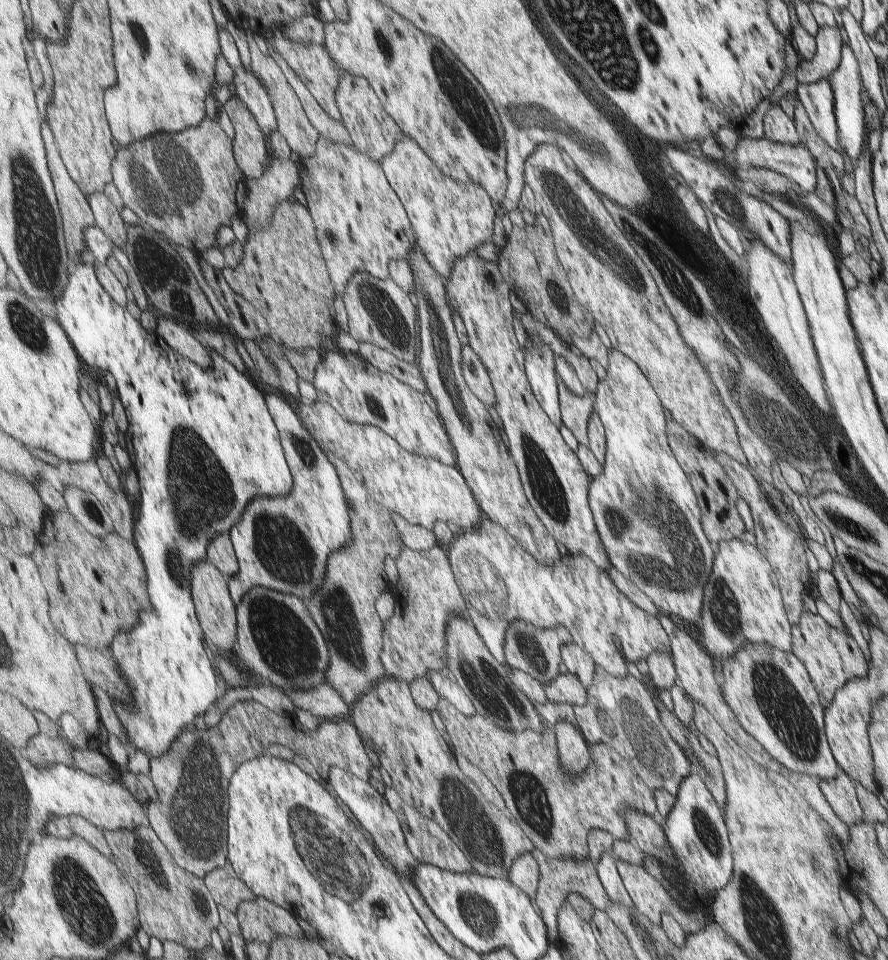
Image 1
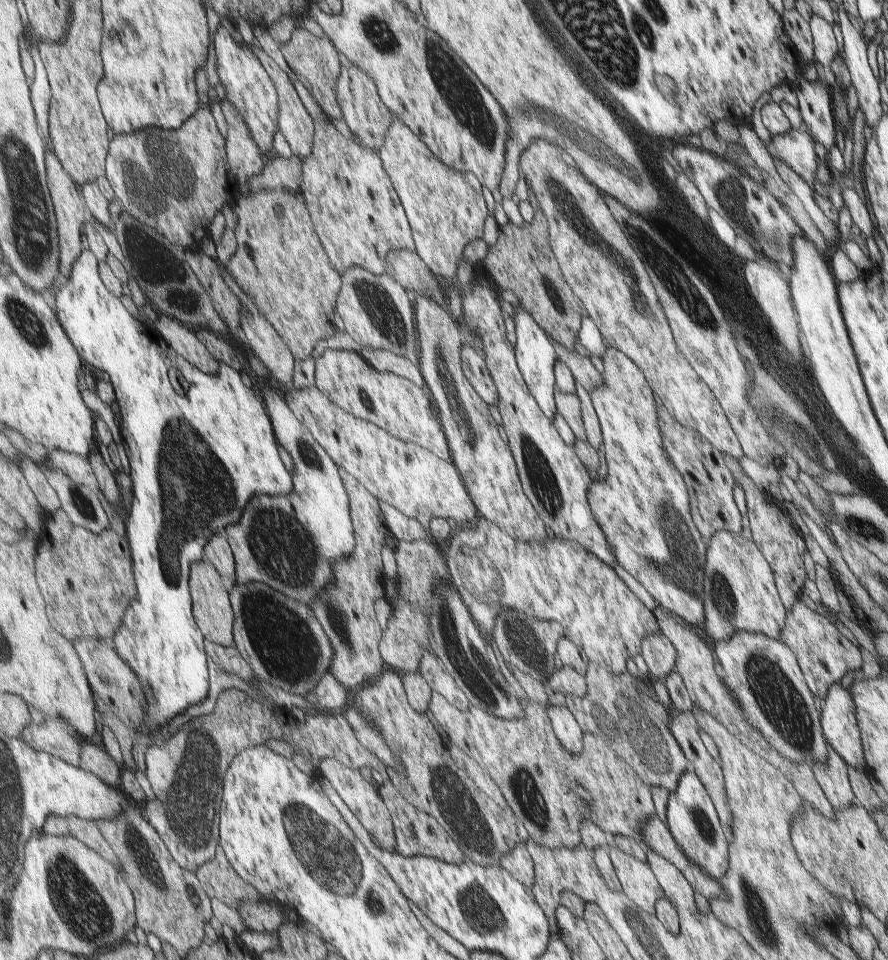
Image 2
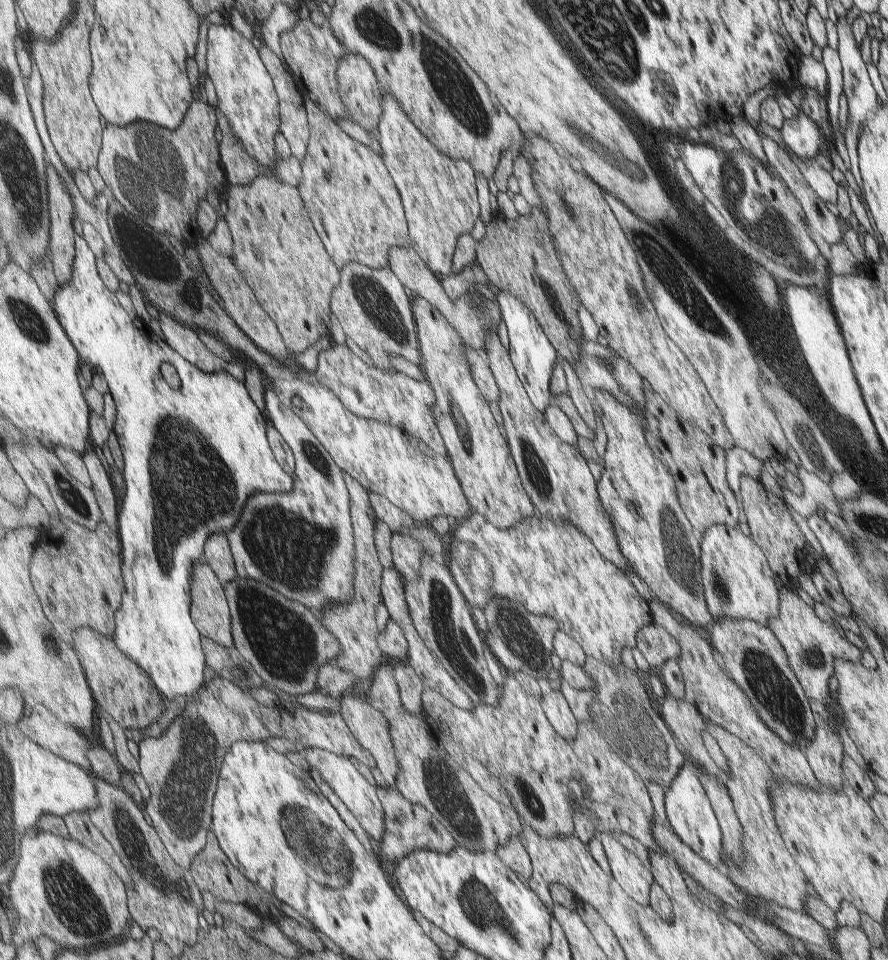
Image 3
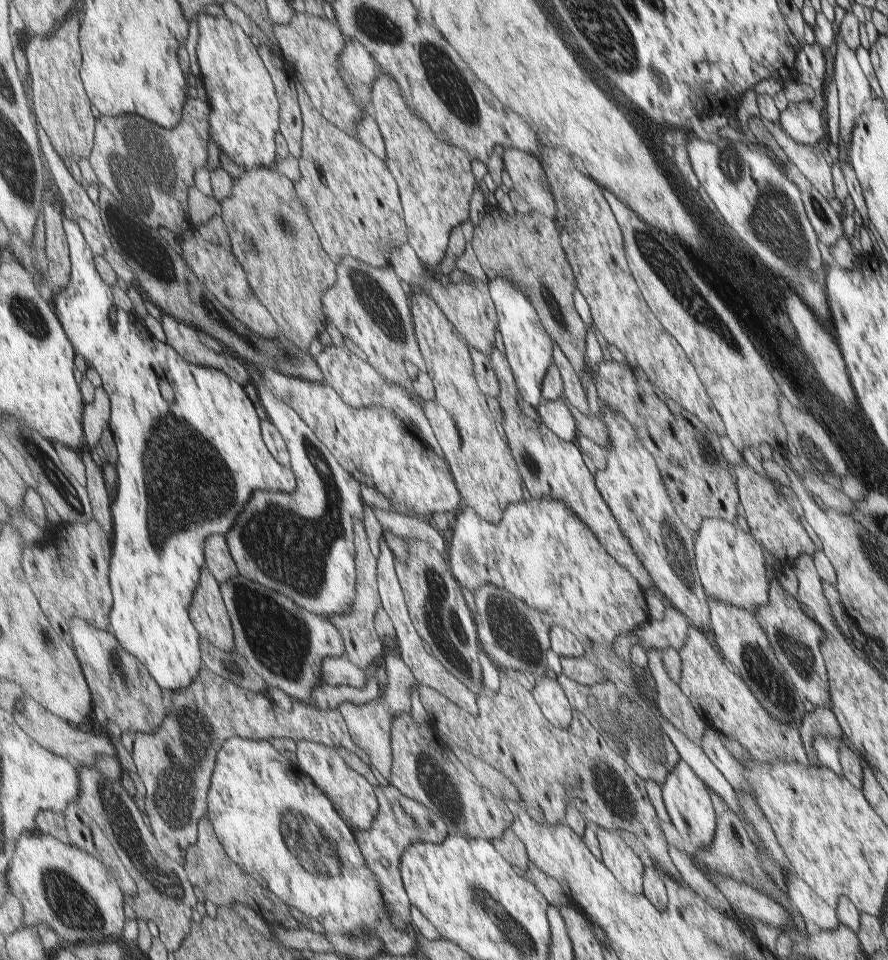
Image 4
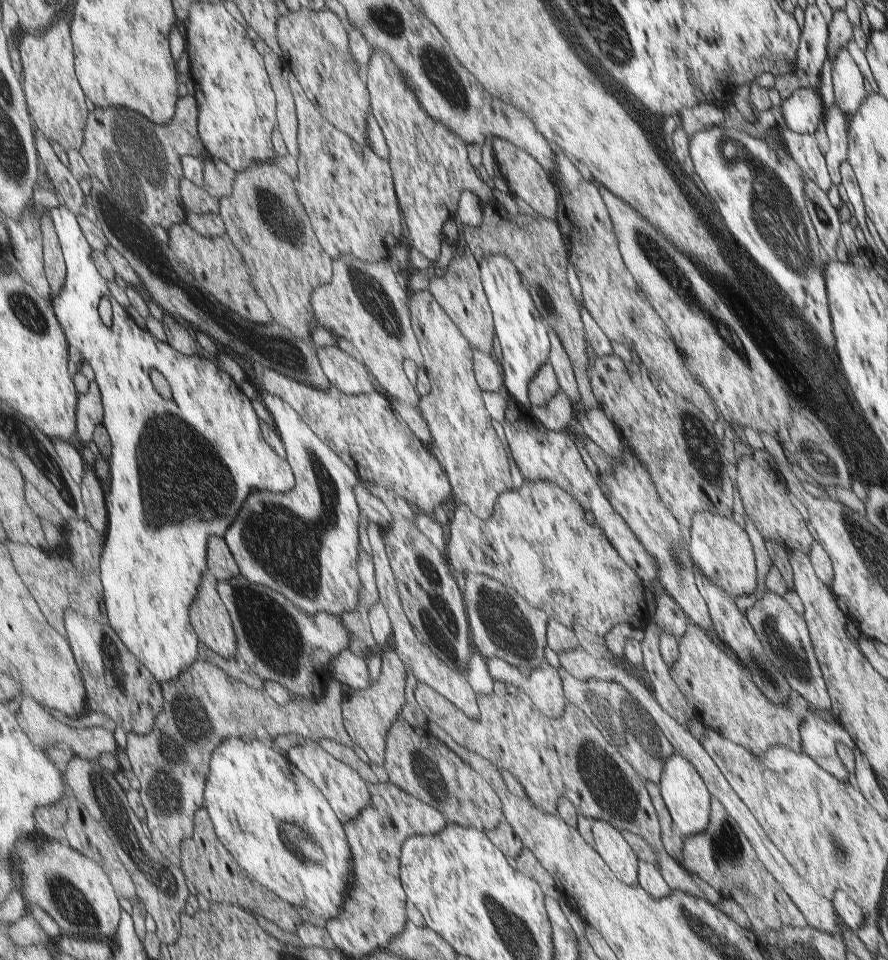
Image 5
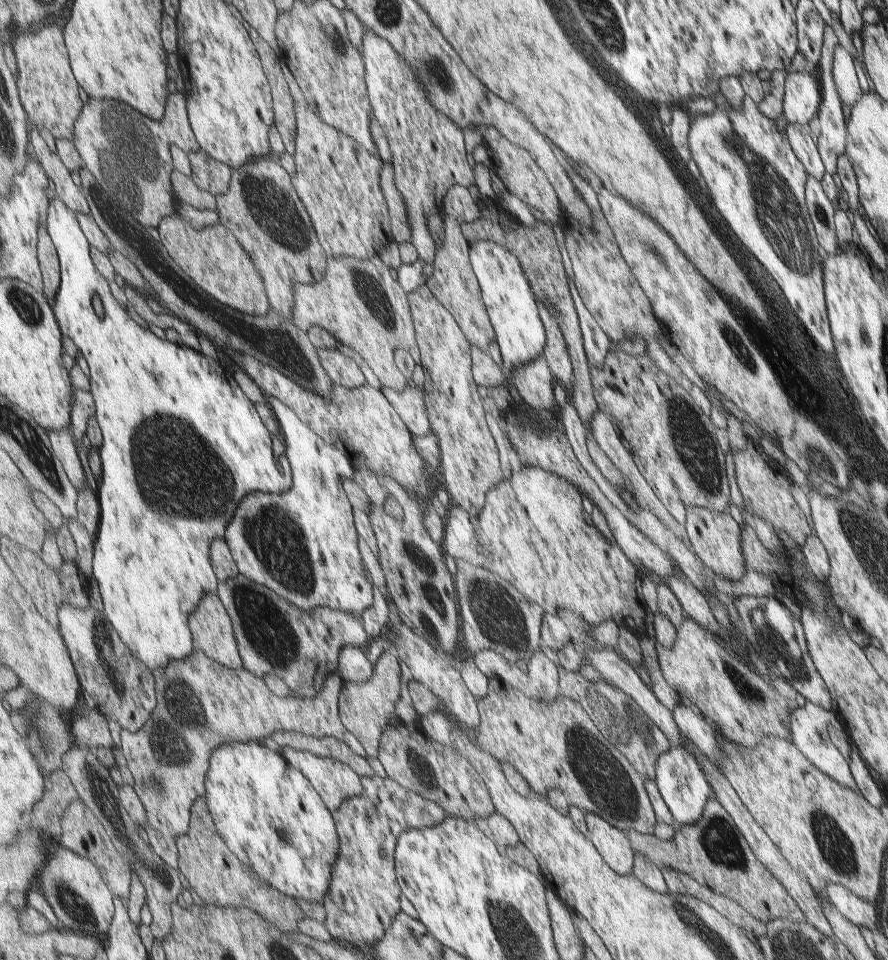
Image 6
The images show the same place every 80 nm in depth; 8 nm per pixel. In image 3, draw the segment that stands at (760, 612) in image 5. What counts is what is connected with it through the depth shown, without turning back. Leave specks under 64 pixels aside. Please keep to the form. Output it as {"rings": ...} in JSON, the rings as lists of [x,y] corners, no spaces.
{"rings":[[[778,589],[778,615],[768,620],[767,628],[775,635],[786,652],[805,696],[824,705],[833,696],[834,666],[837,659],[859,663],[861,650],[845,640],[840,629],[821,621],[814,613],[815,606],[803,602],[796,590]]]}

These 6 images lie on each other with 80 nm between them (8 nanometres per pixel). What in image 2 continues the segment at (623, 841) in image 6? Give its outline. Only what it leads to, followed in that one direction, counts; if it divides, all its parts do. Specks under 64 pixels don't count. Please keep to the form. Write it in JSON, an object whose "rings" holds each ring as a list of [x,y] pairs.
{"rings":[[[610,841],[607,850],[622,892],[637,908],[654,915],[656,899],[665,896],[649,865],[617,850]]]}

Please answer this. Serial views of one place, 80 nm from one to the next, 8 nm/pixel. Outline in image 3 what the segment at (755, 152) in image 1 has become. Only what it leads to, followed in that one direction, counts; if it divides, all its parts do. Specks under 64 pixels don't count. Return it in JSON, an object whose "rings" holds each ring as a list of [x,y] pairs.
{"rings":[[[800,110],[793,120],[784,120],[778,130],[782,146],[798,159],[813,159],[818,153],[817,146],[824,146],[825,134]]]}

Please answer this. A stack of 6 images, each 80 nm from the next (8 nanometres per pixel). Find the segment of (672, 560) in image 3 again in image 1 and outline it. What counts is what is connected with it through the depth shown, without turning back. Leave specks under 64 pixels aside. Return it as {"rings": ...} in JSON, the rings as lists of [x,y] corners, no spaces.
{"rings":[[[615,349],[607,351],[607,371],[603,380],[598,380],[596,391],[594,392],[594,412],[597,413],[599,420],[604,428],[604,437],[606,440],[606,451],[604,452],[604,463],[602,470],[594,476],[592,484],[589,485],[589,506],[592,507],[592,513],[596,521],[596,529],[599,531],[600,541],[605,550],[608,551],[611,558],[611,566],[615,567],[626,580],[631,581],[647,598],[653,602],[659,614],[663,616],[679,616],[689,623],[698,625],[701,622],[701,613],[704,608],[704,588],[708,584],[709,574],[713,570],[713,561],[716,560],[717,552],[711,550],[711,544],[702,531],[700,523],[700,508],[696,503],[695,492],[691,488],[685,473],[676,461],[668,445],[666,433],[665,412],[660,403],[659,396],[653,390],[653,387],[647,382],[645,375],[639,370],[639,367],[629,360],[622,352]]]}

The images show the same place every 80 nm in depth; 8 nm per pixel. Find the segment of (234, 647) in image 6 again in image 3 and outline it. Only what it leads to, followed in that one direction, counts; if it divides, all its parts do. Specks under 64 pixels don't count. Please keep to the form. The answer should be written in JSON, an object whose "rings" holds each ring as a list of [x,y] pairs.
{"rings":[[[203,560],[192,574],[192,617],[201,634],[226,647],[235,646],[232,610],[224,583],[213,567]]]}

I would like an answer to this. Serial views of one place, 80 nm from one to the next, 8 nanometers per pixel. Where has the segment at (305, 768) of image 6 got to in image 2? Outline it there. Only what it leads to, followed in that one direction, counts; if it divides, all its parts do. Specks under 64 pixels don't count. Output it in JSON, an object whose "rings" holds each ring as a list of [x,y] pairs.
{"rings":[[[323,759],[319,766],[319,774],[322,775],[324,780],[329,780],[333,789],[341,794],[341,798],[346,802],[354,812],[354,816],[361,822],[362,826],[373,836],[379,846],[384,851],[398,852],[398,838],[396,837],[396,828],[394,823],[394,816],[380,795],[379,790],[369,784],[363,774],[345,763],[337,759]]]}

